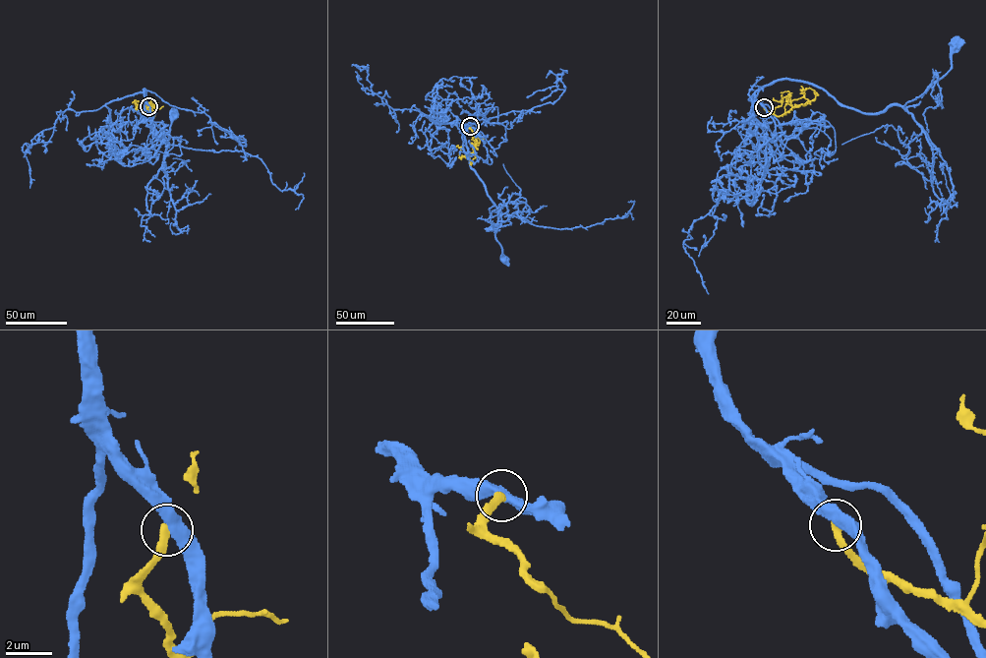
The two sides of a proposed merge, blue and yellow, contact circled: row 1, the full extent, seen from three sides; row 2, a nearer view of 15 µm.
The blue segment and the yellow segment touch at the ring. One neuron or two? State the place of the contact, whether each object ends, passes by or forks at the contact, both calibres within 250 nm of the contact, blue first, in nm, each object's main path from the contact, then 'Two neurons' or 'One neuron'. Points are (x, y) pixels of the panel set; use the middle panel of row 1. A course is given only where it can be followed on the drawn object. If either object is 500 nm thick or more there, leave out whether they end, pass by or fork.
Place: (470, 126). At the ring blue passes by. At the ring yellow ends. Thickness 420 nm (blue) against 360 nm. Course of blue: (470, 126), (464, 125), (469, 166), (499, 211), (501, 222), (494, 236), (504, 260). Course of yellow: (470, 126), (477, 143), (472, 148), (473, 151), (464, 155), (471, 162), (474, 154). Two neurons

